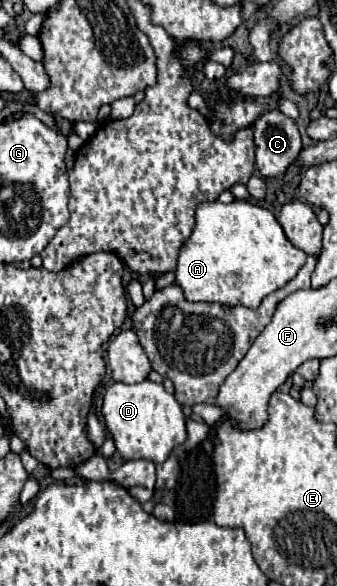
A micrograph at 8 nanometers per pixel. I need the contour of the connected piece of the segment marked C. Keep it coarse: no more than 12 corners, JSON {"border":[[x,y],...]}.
{"border":[[279,109],[253,125],[257,169],[279,179],[301,153]]}

